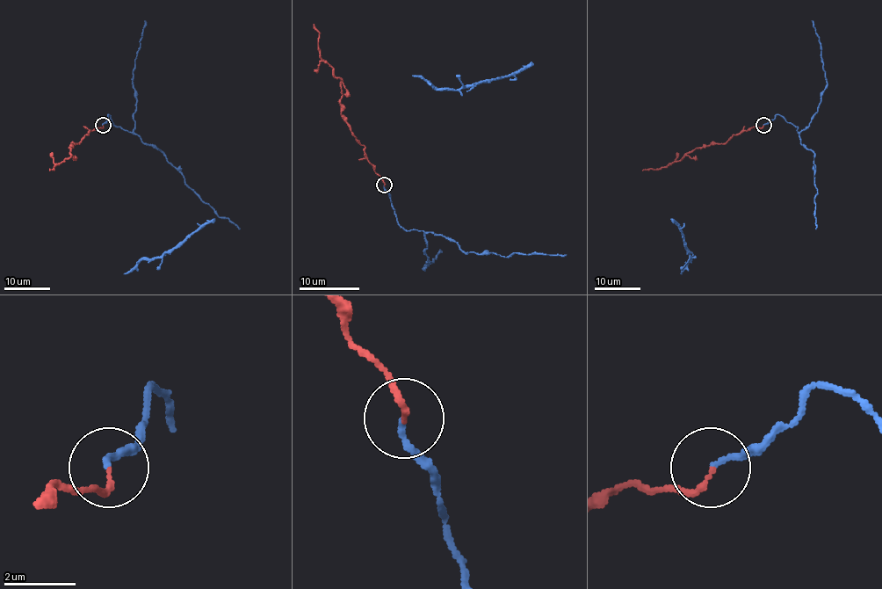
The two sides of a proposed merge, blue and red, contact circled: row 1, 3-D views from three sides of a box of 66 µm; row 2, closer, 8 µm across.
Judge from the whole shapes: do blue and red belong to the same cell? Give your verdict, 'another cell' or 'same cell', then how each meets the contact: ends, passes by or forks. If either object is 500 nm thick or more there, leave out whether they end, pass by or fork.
same cell; blue ends there; red ends there

